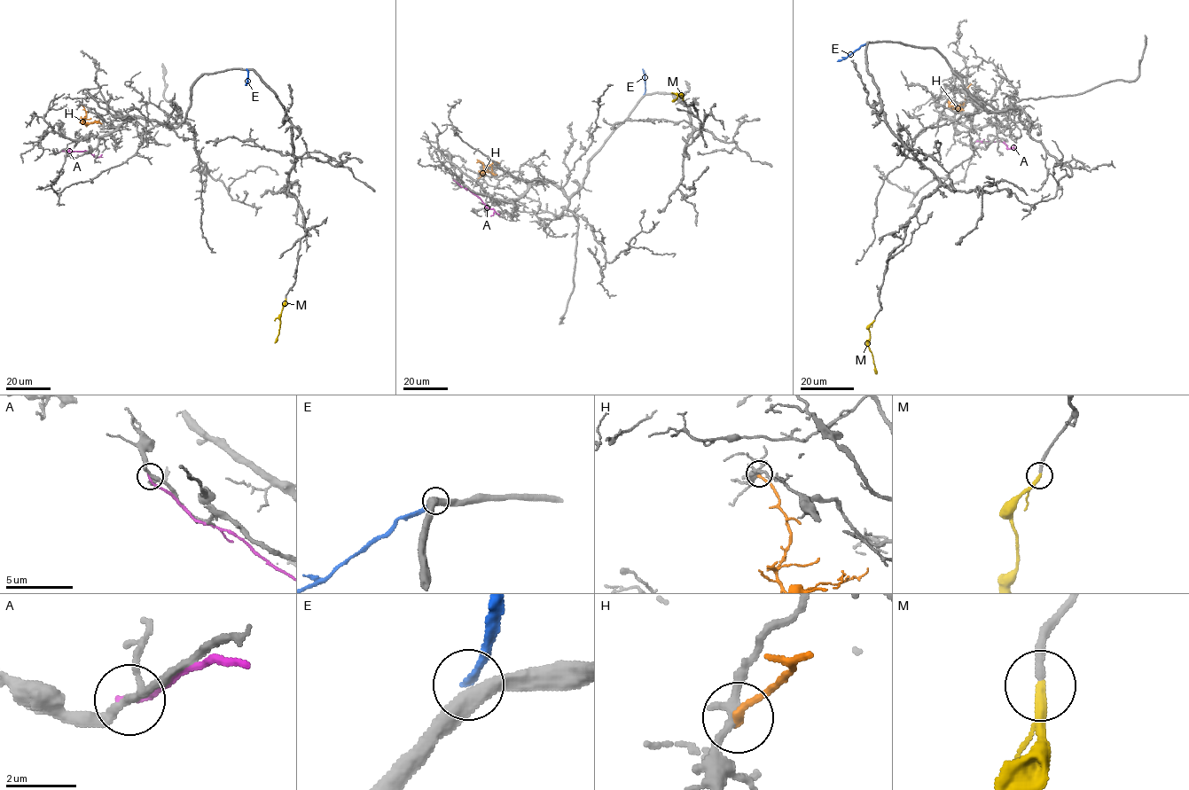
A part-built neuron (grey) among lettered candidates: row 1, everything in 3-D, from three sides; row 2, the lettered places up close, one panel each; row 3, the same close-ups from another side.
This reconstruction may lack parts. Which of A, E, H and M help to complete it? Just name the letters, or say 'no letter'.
M

